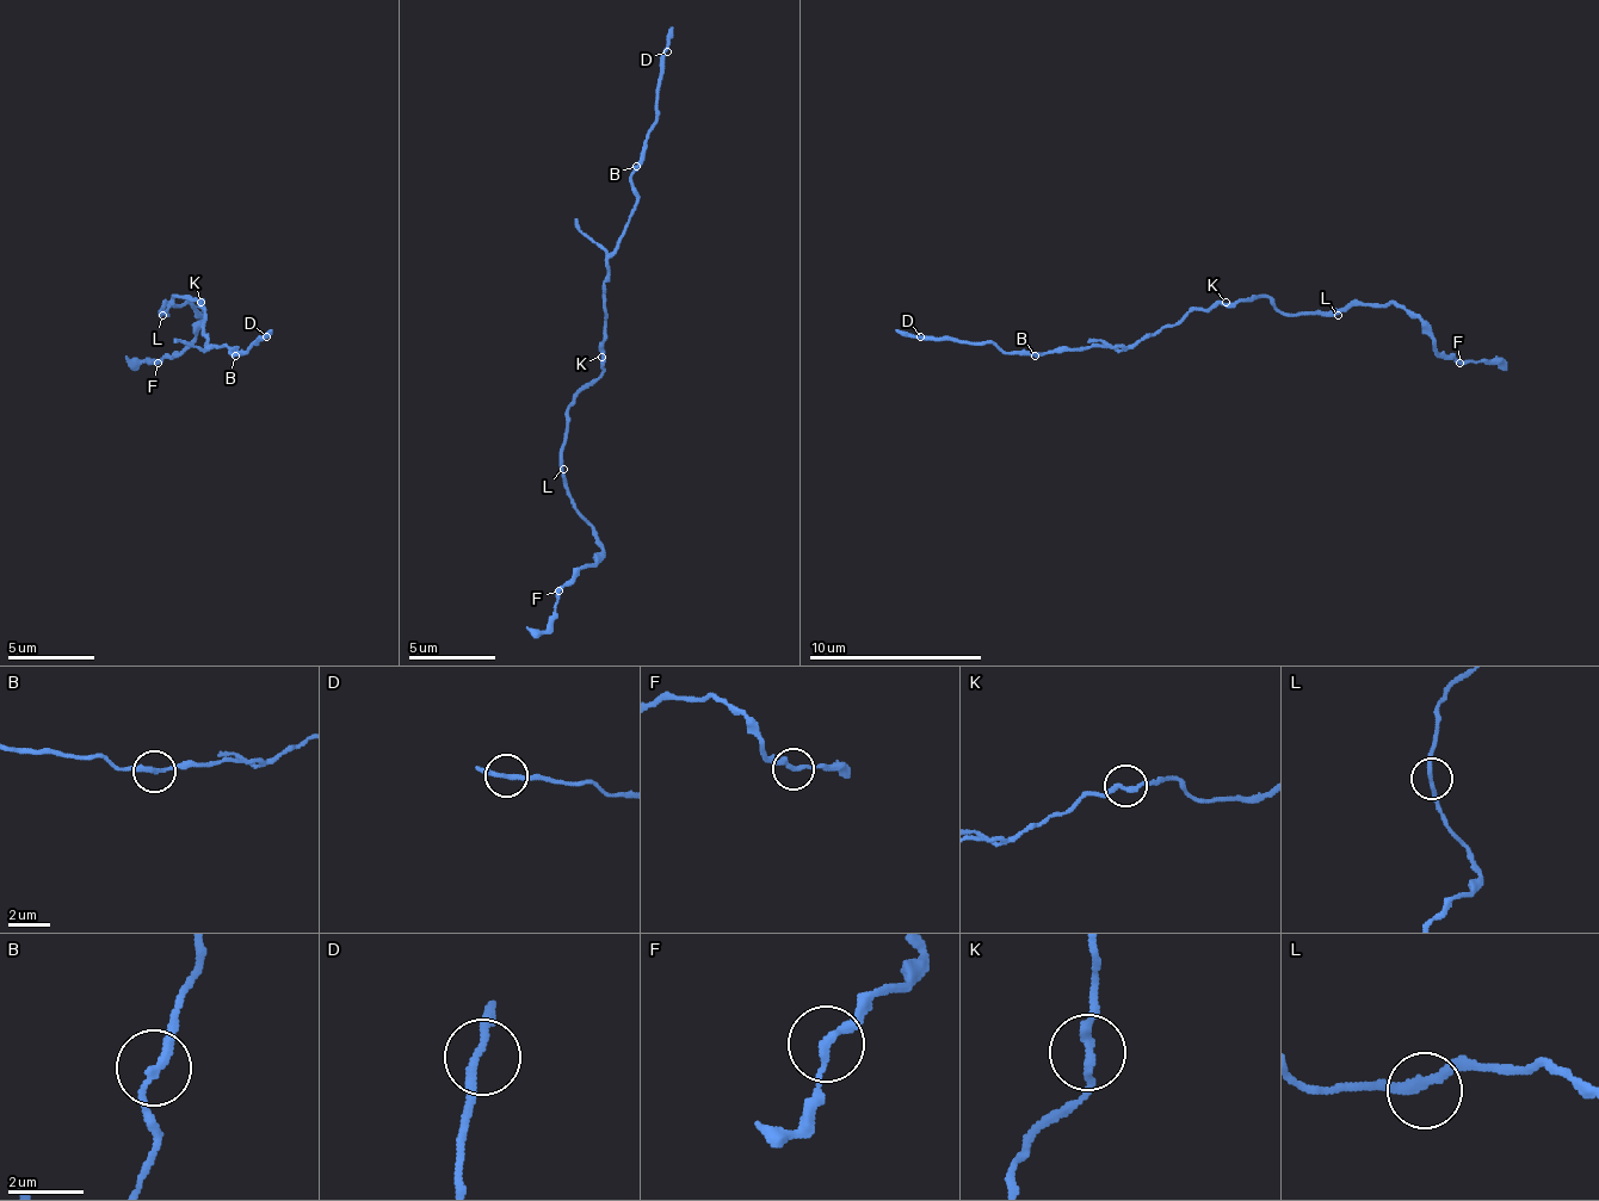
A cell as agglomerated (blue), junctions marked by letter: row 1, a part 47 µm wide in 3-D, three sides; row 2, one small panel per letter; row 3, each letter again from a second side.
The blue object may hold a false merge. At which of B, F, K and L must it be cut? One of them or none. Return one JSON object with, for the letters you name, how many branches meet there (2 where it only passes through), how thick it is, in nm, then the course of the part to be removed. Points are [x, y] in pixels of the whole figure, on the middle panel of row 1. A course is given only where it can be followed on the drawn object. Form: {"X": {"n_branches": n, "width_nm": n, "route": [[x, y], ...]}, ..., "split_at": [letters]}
{"split_at": []}

